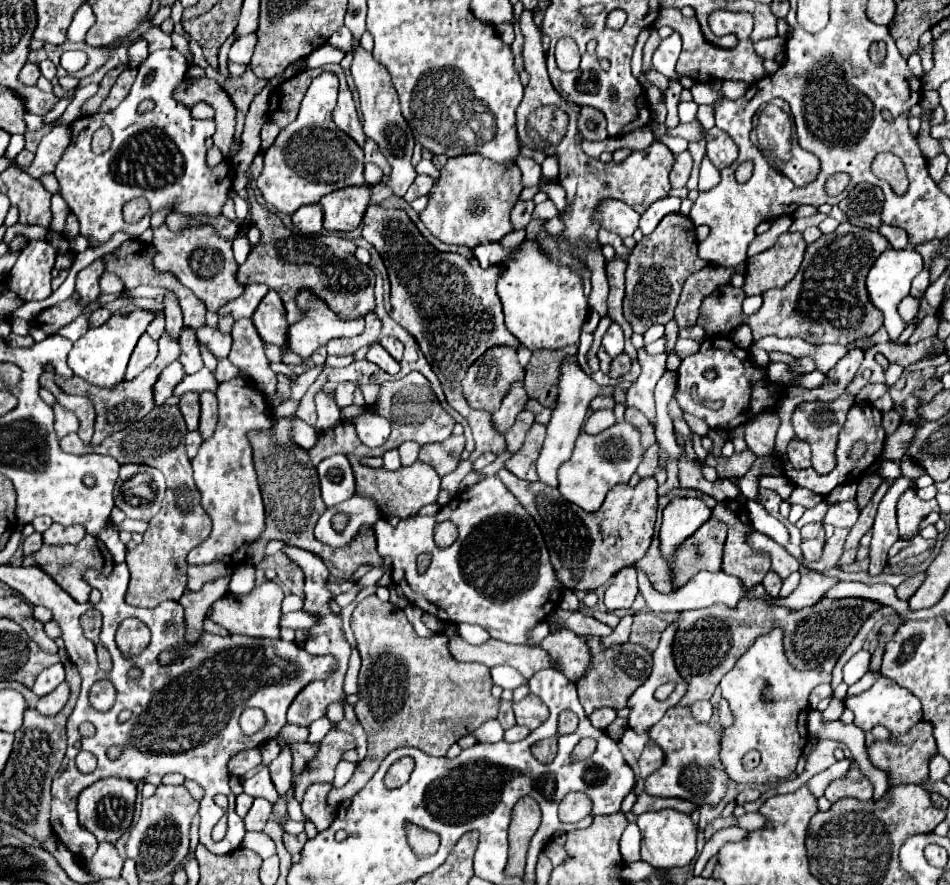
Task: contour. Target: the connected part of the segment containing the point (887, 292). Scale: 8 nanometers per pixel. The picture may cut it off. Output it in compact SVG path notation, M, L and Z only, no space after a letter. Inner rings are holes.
M887 248L871 266L869 274L867 274L867 292L869 292L869 300L875 308L879 308L885 314L885 328L889 332L891 340L897 340L899 334L907 328L907 322L899 316L897 312L897 304L909 294L911 288L911 280L923 270L923 258L917 250L895 250L895 248Z

